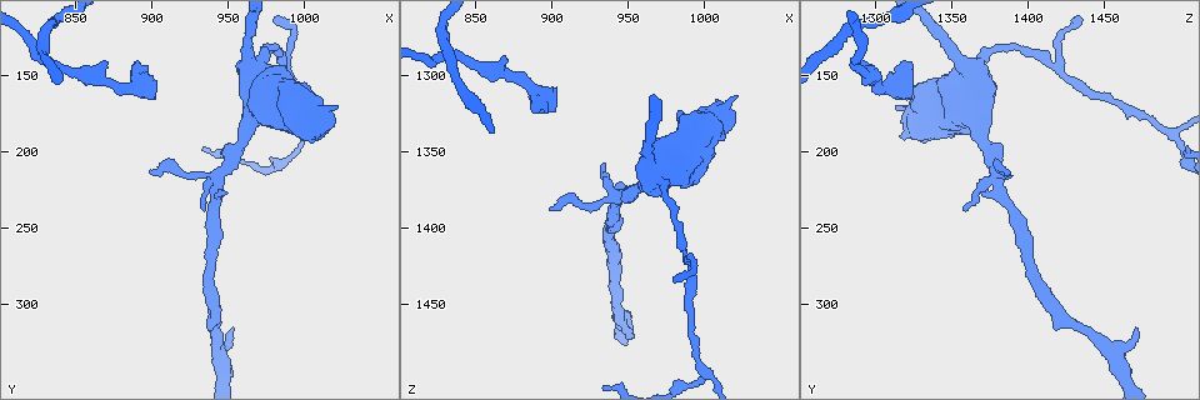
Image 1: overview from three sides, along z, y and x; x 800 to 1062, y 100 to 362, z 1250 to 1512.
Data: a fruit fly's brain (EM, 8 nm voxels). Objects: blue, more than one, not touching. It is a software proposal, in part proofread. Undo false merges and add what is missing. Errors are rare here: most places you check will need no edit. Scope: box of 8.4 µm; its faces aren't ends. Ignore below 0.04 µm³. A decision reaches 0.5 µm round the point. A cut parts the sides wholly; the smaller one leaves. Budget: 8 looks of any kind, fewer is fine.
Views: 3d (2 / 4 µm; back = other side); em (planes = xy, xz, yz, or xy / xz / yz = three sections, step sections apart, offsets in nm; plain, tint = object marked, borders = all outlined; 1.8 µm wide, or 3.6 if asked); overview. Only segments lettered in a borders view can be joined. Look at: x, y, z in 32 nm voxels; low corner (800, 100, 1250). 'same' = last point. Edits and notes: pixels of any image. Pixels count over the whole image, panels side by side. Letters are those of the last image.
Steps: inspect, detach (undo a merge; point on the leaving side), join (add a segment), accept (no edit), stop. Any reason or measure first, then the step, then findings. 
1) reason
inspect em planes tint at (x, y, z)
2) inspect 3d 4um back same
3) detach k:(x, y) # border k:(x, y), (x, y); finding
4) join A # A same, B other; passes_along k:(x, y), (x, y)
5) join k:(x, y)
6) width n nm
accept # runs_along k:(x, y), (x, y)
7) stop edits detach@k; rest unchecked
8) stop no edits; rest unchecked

stops while still wide
inspect 3d 4um back at (1020, 172, 1314)

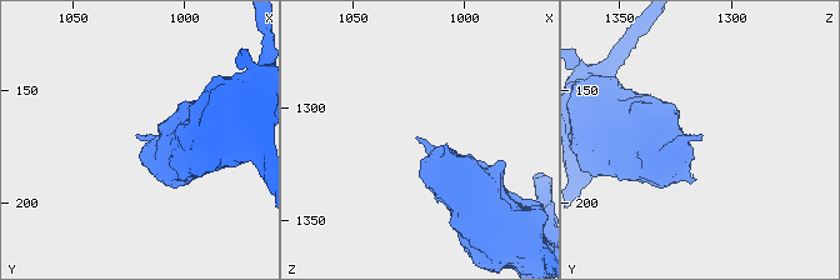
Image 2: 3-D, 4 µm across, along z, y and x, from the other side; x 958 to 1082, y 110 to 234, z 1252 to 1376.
now the EM
inspect em xz step 4 borders at (1021, 170, 1315)

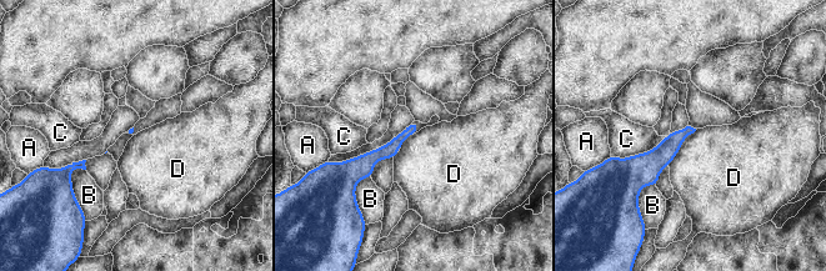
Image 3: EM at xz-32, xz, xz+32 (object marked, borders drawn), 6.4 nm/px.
longest_contact C 380 nm
accept # A other, B other, C other, D other; no lettered segment goes on from it

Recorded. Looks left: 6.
branch stops here
inspect 3d 2um back at (898, 214, 1388)

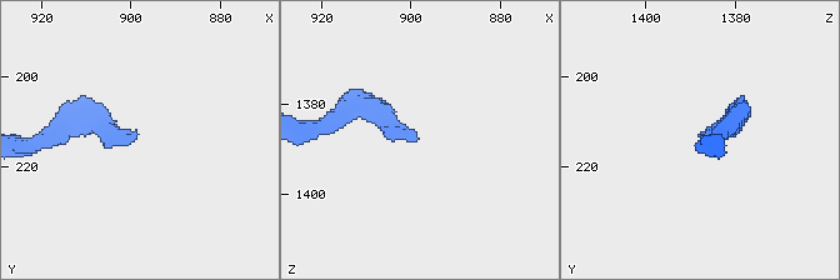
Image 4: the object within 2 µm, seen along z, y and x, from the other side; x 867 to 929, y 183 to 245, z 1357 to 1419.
inspect em xz step 4 tint at (898, 212, 1387)

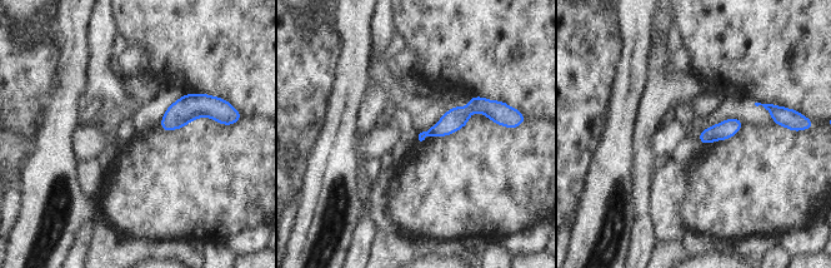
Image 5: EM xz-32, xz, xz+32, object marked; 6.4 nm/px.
cut it another way
inspect em planes borders same

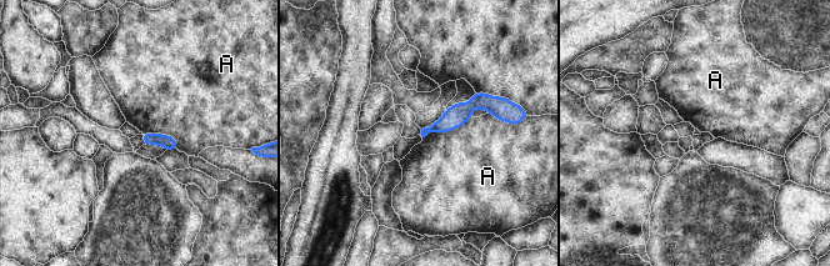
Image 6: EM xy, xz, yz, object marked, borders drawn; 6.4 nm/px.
longest_contact A 360 nm
accept # A other; runs_along 6:(489, 106), (473, 104), (424, 132); no lettered segment goes on from it

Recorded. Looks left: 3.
an open end
inspect em planes borders at (954, 316, 1468)

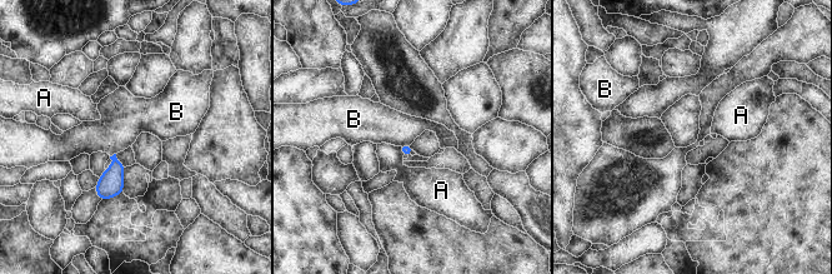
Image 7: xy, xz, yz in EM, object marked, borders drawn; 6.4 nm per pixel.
accept # A other, B other; no lettered segment goes on from it

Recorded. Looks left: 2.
stop no edits; rest unchecked

